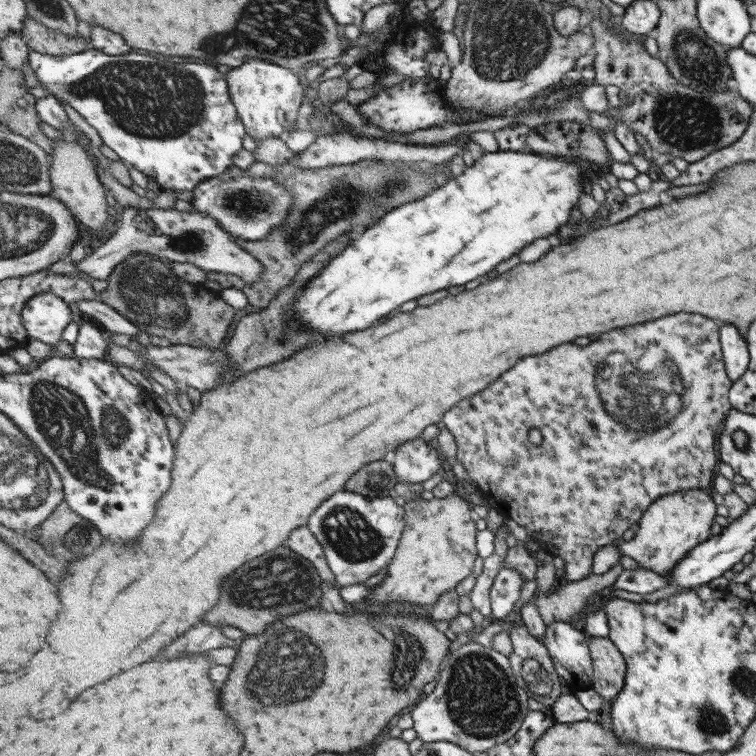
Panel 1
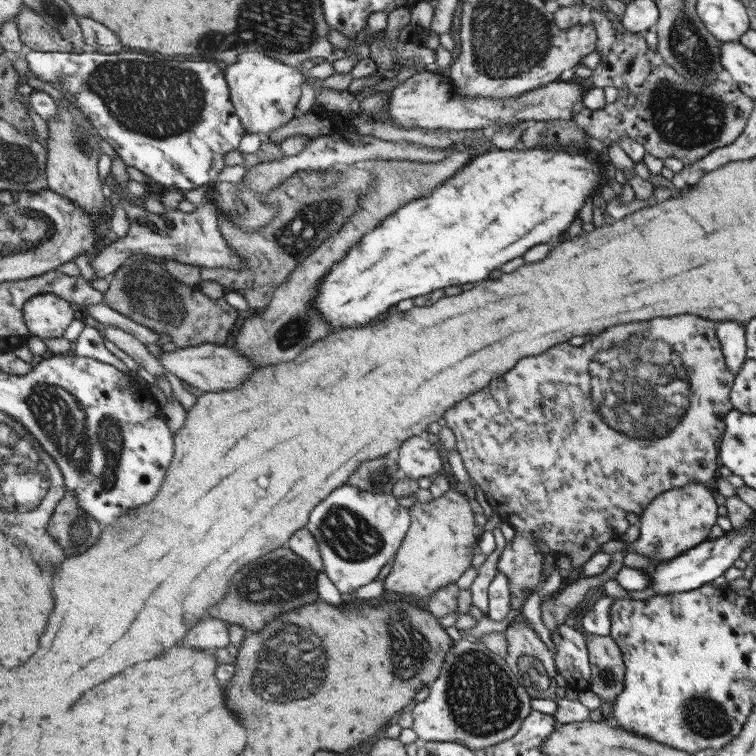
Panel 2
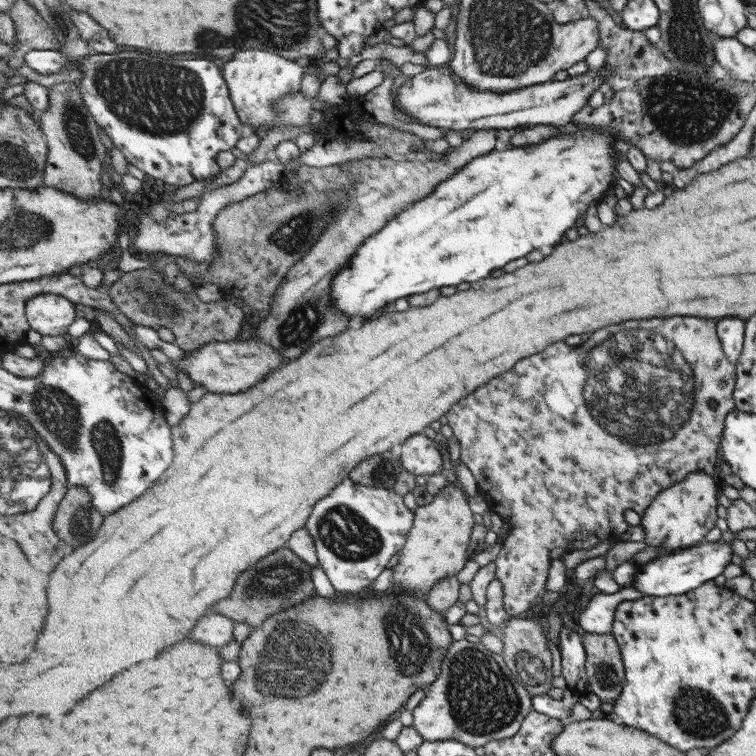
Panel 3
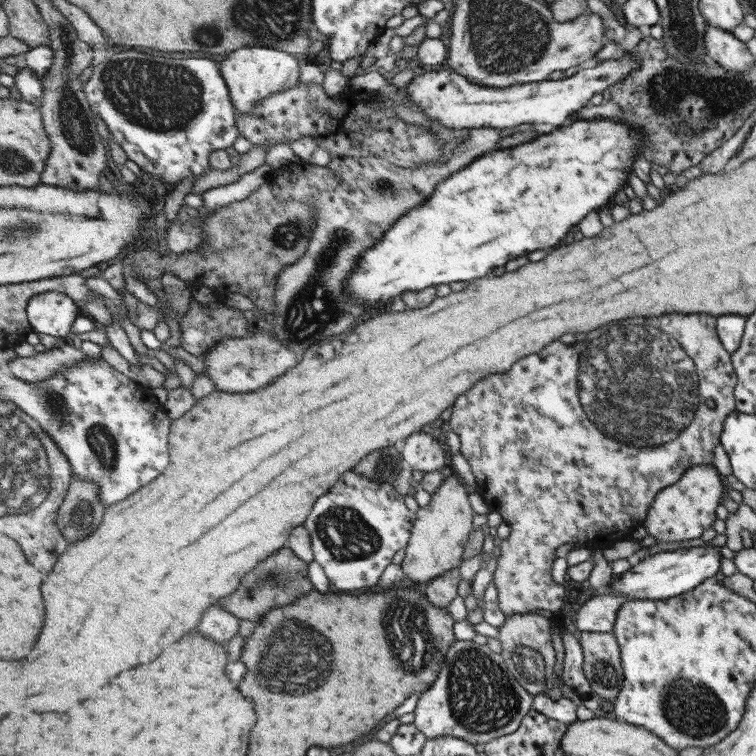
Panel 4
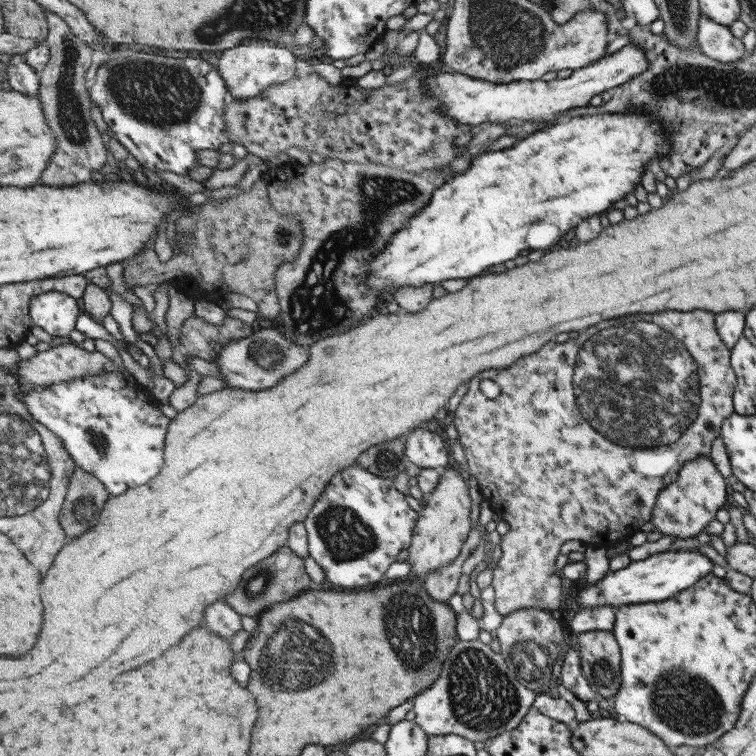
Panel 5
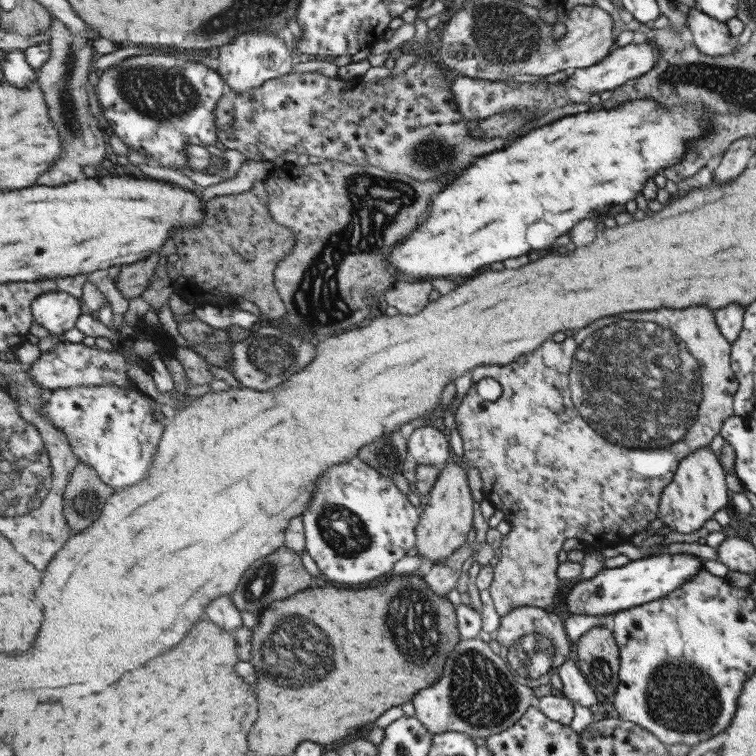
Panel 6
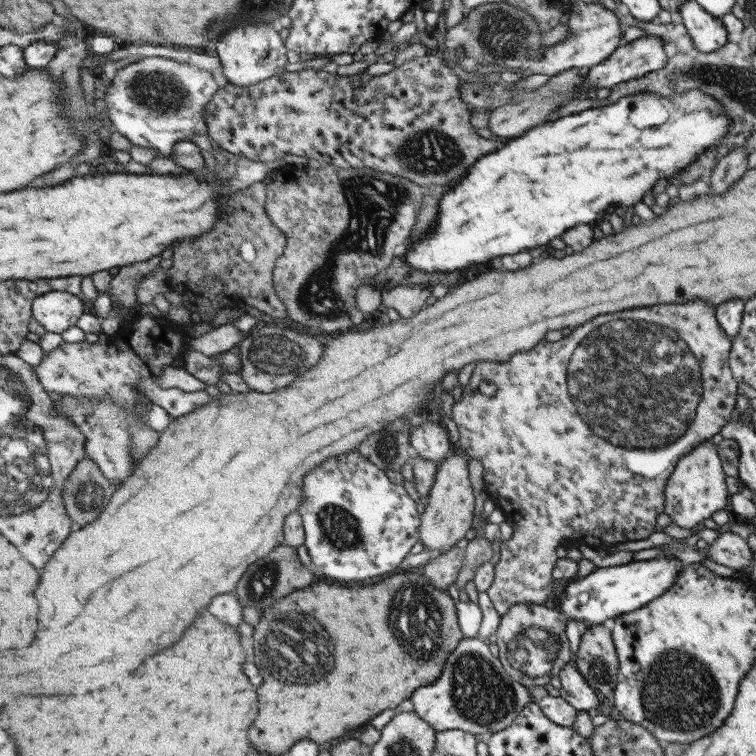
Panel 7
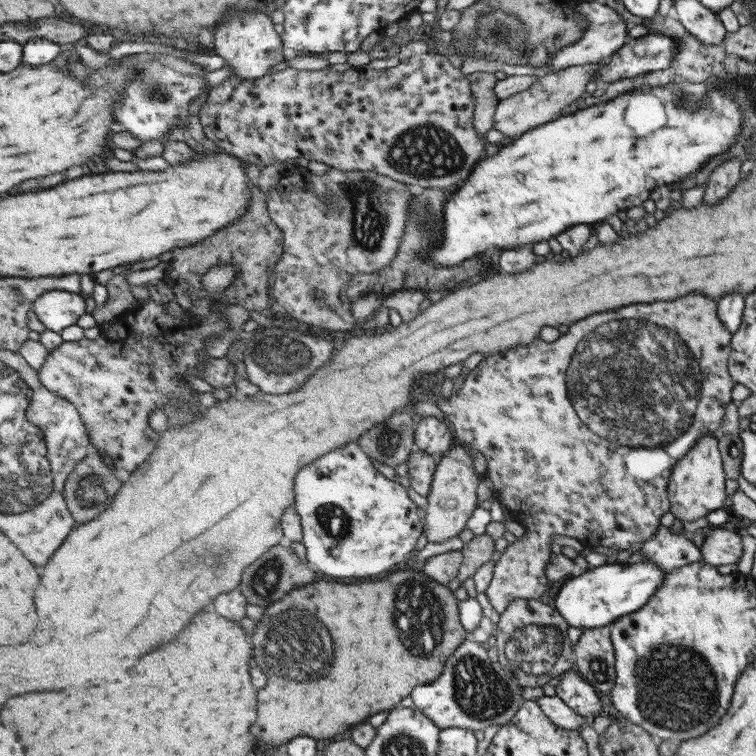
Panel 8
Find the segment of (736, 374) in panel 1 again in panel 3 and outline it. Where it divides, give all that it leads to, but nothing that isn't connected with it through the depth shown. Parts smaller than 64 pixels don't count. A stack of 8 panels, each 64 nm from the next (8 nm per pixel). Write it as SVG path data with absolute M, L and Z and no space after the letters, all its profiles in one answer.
M721 318L717 320L717 336L719 336L725 358L735 366L743 352L745 322L739 318Z

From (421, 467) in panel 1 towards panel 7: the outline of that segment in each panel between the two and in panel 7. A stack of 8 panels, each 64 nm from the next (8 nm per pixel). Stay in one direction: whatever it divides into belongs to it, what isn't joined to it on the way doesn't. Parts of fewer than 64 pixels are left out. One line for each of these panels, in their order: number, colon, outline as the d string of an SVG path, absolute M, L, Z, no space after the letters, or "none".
2: M421 436L411 438L403 444L403 448L399 450L397 462L399 462L403 476L407 476L411 480L425 478L441 468L441 460L439 460L437 450L433 448L433 444L421 440Z
3: M423 434L409 438L403 444L399 460L405 472L413 476L425 476L425 474L433 476L433 472L437 472L441 466L441 456L439 450L435 448L435 442Z
4: M413 434L407 438L403 446L403 460L405 468L419 470L419 472L437 472L437 468L443 466L443 450L437 444L437 440L431 438L431 434Z
5: M421 428L409 434L405 454L407 462L415 464L421 470L447 464L447 450L443 446L443 440L435 432L425 432Z
6: M427 424L425 428L419 428L411 434L411 438L407 440L409 444L409 458L415 458L415 462L419 466L435 466L437 464L445 464L449 458L449 442L445 440L445 436L431 428L431 424Z
7: M427 416L423 420L423 424L413 430L411 444L413 444L415 456L419 456L421 460L427 460L427 462L435 462L435 464L441 464L445 460L445 456L449 456L449 450L451 450L451 442L449 442L445 430L439 428L437 424L431 424L431 420Z

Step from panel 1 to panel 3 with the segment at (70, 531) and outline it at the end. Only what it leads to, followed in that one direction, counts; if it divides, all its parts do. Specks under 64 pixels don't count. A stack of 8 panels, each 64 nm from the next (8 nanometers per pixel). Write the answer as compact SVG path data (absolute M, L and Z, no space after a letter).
M71 486L67 498L55 516L55 534L61 536L71 550L87 546L101 530L105 518L91 508L91 498L85 488Z

